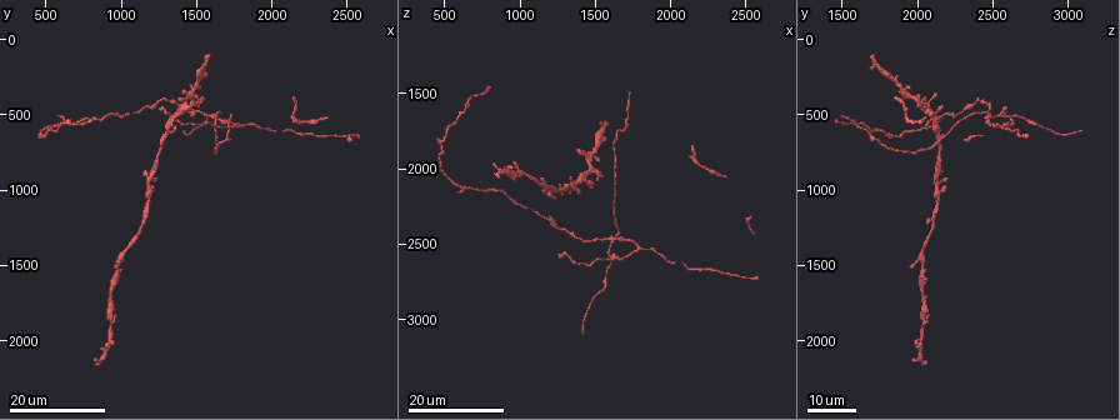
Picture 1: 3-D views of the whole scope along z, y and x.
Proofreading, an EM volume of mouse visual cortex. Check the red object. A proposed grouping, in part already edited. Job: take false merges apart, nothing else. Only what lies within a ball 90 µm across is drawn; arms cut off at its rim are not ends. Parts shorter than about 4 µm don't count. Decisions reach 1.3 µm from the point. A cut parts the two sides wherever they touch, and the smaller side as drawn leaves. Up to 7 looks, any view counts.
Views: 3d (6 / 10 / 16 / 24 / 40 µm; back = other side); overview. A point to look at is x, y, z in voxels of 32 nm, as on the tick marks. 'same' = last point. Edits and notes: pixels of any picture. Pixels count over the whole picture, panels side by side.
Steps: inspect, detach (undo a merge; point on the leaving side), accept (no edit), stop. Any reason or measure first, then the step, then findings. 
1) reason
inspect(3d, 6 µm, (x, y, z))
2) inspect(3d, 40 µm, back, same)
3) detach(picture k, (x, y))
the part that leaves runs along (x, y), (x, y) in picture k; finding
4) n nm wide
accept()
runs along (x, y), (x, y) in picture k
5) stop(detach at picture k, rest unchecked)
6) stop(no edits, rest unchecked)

sudden change in width
inspect(3d, 24 µm, (1200, 440, 2340))

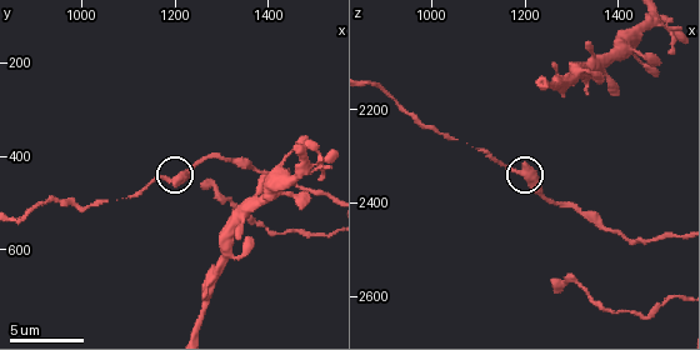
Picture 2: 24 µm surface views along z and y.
closer look
inspect(3d, 10 µm, (1185, 450, 2335))

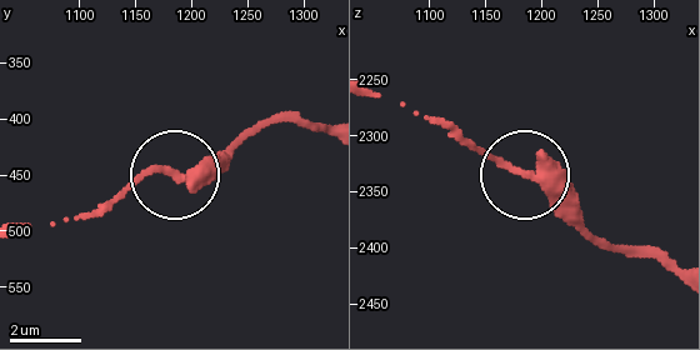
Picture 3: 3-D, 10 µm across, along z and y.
accept()
runs along (674, 275), (601, 245), (548, 191), (461, 131) in picture 3; continuous, no second neuron

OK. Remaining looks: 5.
thick turns thin
inspect(3d, 16 µm, (500, 620, 1780))

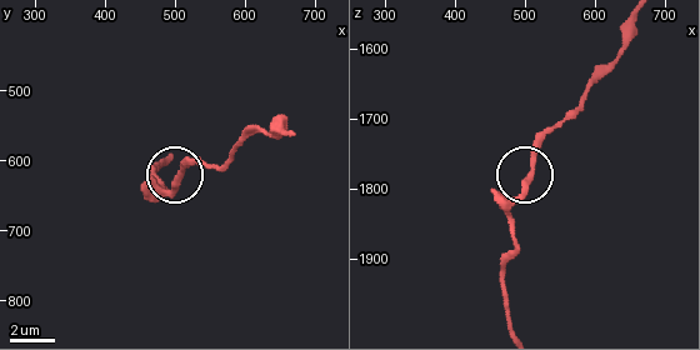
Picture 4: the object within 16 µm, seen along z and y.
inspect(3d, 10 µm, (505, 635, 1795))

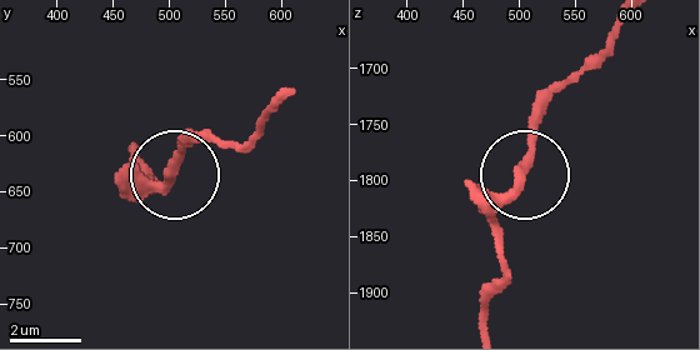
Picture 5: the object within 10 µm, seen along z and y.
accept()
runs along (485, 321), (498, 268), (494, 214), (518, 178), (536, 109) in picture 5; continuous, no second neuron

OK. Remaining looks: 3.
sudden change in width
inspect(3d, 24 µm, (960, 1640, 2040))

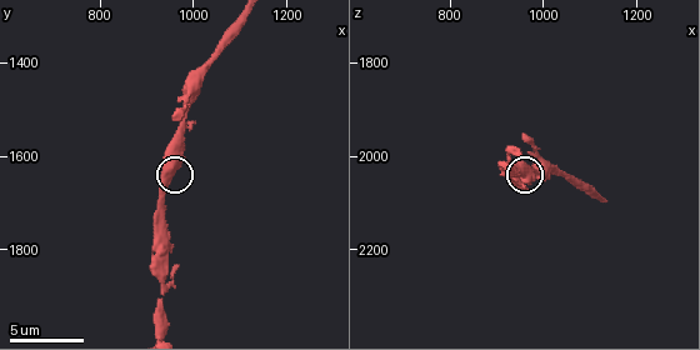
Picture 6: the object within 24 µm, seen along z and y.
zoom in
inspect(3d, 10 µm, same)

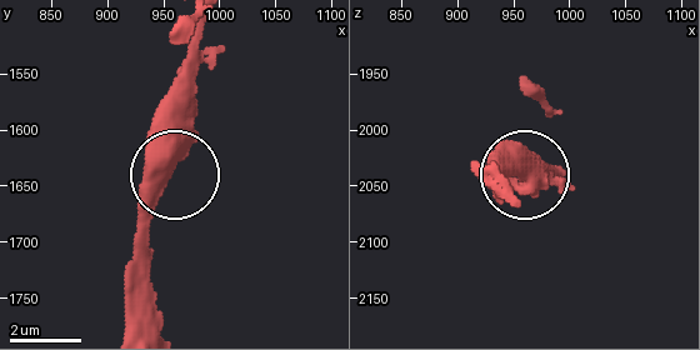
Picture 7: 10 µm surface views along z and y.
520 nm wide
accept()
all the same neuron

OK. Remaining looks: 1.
calibre changes
inspect(3d, 10 µm, (1510, 565, 2600))

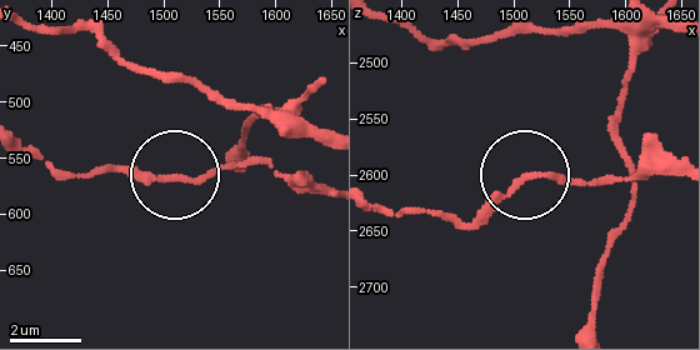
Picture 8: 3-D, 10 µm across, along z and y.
accept()
runs along (676, 173), (614, 181), (534, 173), (456, 223) in picture 8; continuous, no second neuron

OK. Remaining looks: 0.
stop(no edits, rest unchecked)

